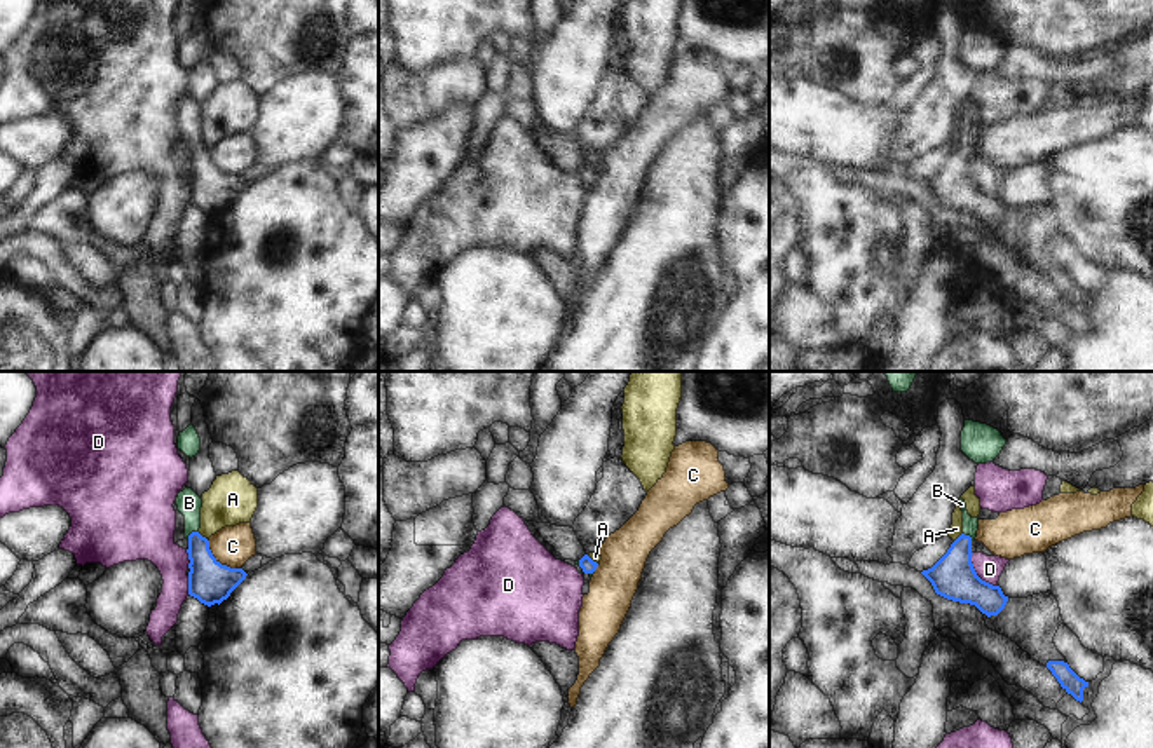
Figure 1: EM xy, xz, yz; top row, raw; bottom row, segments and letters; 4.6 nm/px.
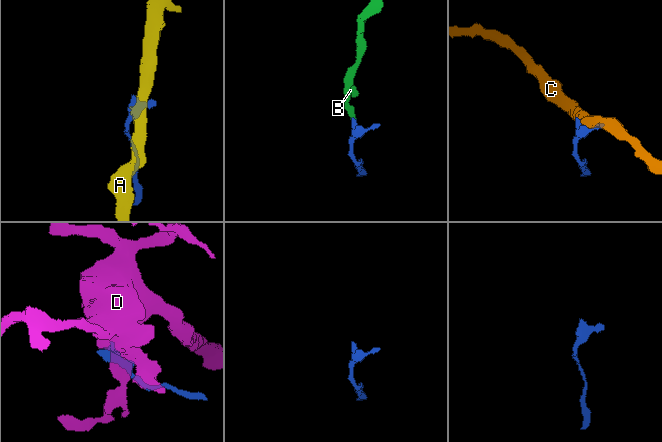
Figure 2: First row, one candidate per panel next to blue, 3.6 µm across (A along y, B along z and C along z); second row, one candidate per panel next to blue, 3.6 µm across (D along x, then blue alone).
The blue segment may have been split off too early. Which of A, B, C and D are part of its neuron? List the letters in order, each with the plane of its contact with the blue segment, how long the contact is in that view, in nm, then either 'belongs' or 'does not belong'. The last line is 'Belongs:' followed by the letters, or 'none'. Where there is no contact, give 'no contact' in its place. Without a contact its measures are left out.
A: meets blue in xy; contact 60 nm long; does not belong
B: meets blue in xy; contact 70 nm long; belongs
C: meets blue in xy; contact 220 nm long; does not belong
D: meets blue in yz; contact 200 nm long; does not belong
Belongs: B

